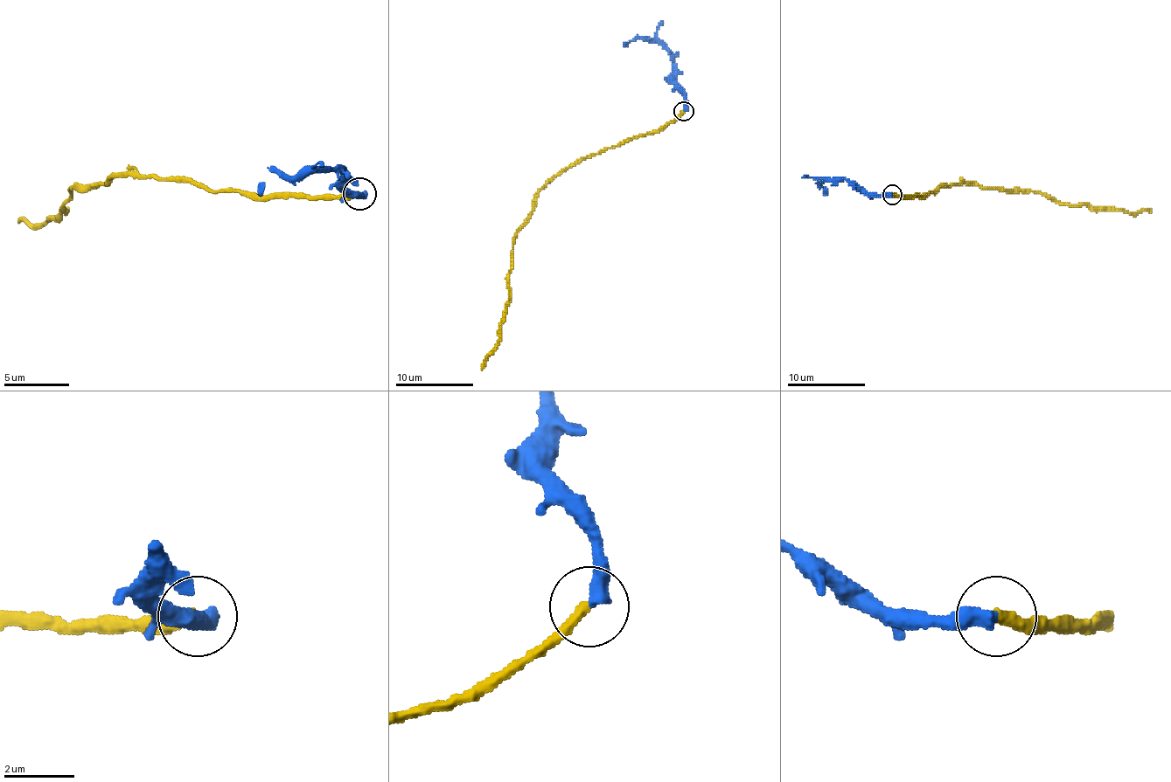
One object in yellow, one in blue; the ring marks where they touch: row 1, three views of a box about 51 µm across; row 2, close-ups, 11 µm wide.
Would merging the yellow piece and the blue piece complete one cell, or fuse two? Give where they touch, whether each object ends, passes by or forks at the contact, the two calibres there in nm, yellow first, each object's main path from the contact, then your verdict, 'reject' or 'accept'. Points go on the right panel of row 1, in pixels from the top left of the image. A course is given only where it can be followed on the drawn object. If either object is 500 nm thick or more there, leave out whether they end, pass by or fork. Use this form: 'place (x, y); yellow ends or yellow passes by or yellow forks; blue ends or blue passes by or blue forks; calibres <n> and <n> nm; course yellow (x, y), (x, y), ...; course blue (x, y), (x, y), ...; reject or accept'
place (892, 194); yellow ends; blue ends; calibres 320 and 420 nm; course yellow (892, 195), (927, 195), (938, 187), (972, 183), (999, 189), (1046, 193), (1061, 203), (1129, 212), (1151, 209); course blue (892, 195), (870, 195), (845, 179), (819, 183), (821, 181), (827, 195); reject

